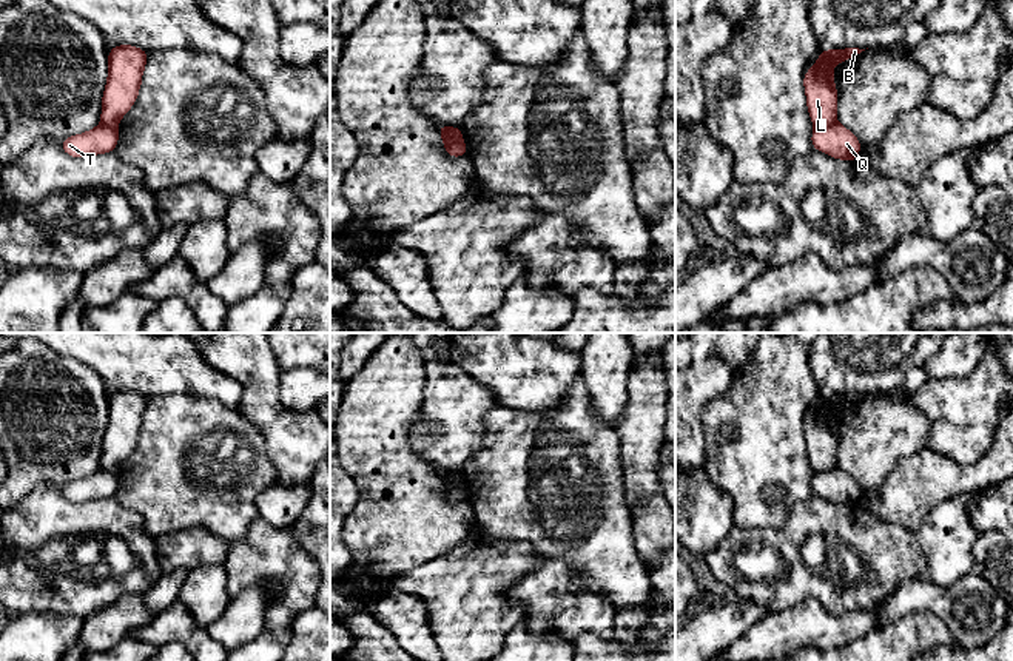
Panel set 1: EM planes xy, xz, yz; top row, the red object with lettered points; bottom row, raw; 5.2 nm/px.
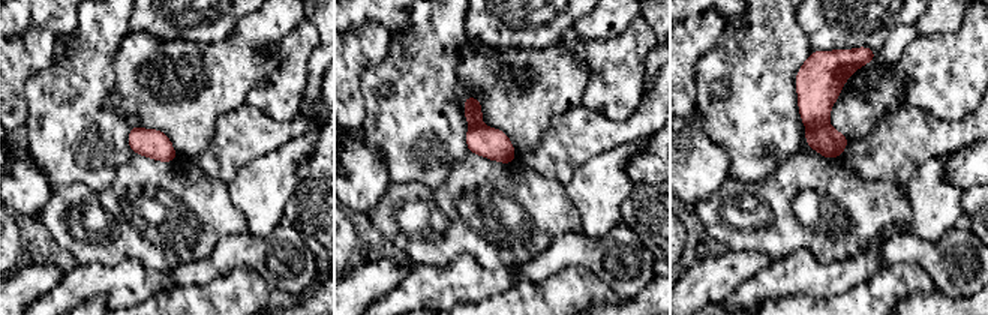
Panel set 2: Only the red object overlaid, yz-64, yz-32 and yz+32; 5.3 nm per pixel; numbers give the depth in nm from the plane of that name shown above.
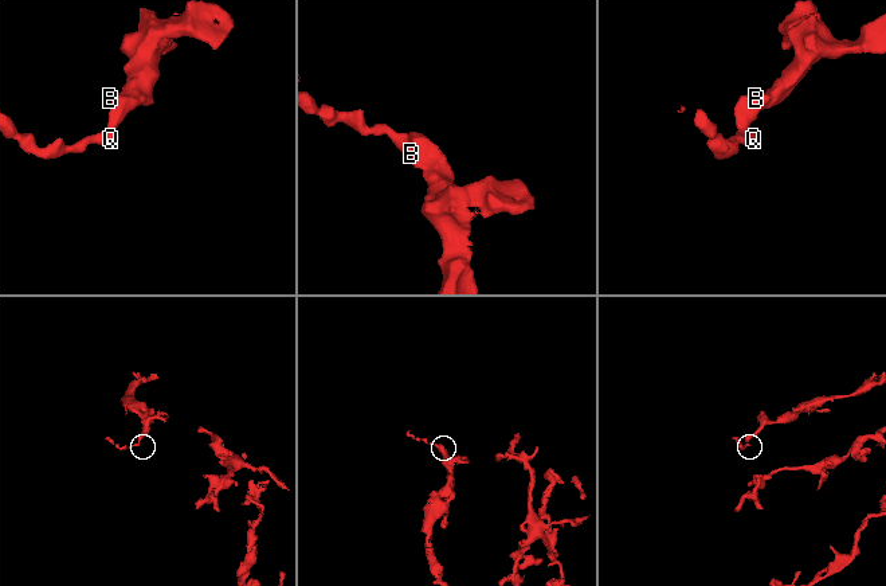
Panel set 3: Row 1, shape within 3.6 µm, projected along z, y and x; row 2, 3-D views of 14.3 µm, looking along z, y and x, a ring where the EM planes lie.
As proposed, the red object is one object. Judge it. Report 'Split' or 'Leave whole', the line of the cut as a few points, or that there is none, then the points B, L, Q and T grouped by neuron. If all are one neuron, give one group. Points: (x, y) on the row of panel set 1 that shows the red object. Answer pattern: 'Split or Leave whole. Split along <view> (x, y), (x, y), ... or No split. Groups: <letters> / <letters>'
Split. Split along yz (836, 120), (816, 128). Groups: B L / Q T

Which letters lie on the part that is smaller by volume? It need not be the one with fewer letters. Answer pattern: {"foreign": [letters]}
{"foreign": ["Q", "T"]}

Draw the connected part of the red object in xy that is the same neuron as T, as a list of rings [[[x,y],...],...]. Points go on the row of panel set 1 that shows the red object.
[[[99,125],[86,133],[66,137],[60,148],[71,157],[83,159],[96,154],[105,154],[116,149],[119,143],[117,128]]]

